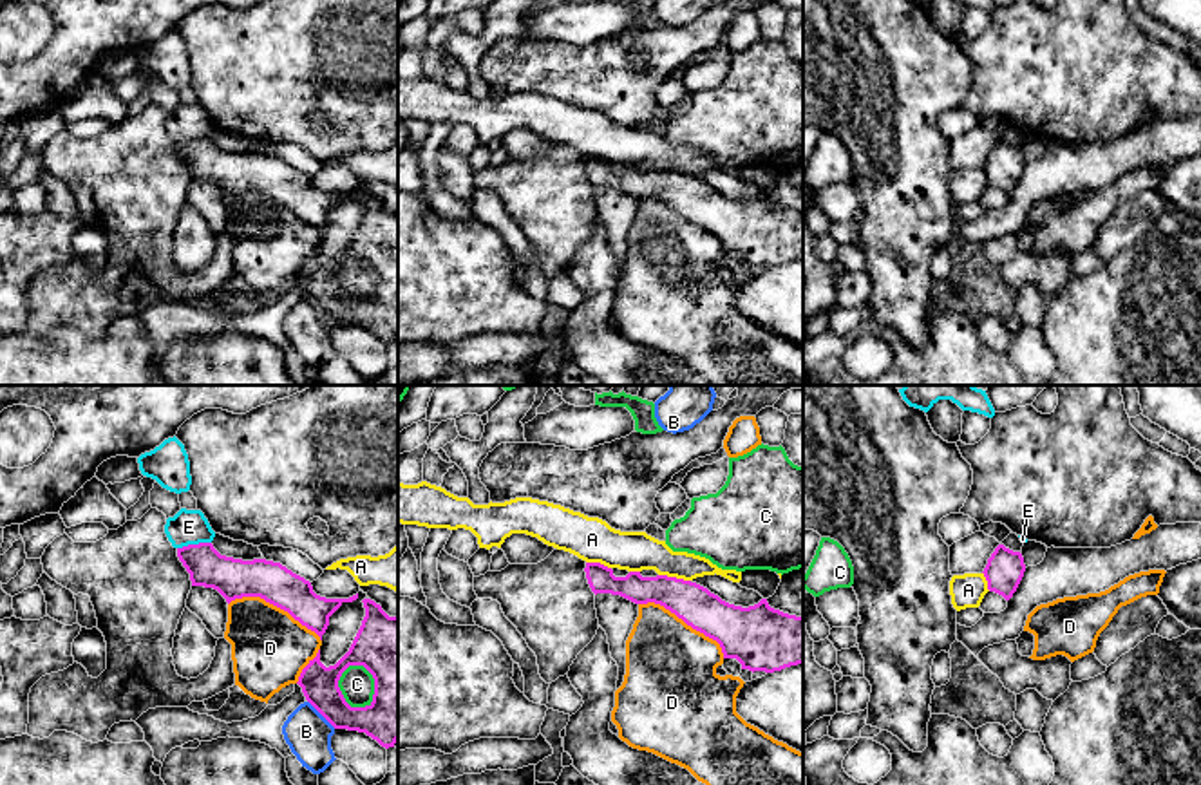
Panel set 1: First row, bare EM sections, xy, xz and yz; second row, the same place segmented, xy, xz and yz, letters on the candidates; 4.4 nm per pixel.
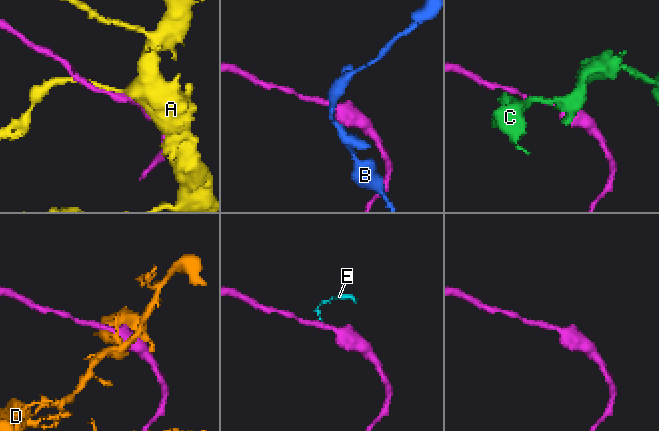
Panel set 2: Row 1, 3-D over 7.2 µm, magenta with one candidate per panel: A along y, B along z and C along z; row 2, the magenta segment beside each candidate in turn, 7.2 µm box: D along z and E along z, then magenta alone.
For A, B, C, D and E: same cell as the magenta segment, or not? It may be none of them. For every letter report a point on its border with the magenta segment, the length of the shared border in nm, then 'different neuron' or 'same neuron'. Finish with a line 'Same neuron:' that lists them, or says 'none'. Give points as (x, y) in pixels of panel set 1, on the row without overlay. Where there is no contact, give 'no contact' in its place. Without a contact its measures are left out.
A: meets magenta in xz at (675, 172); contact 150 nm long; different neuron
B: meets magenta in xy at (322, 310); contact 180 nm long; different neuron
C: meets magenta in xy at (375, 275); contact 220 nm long; different neuron
D: meets magenta in xy at (275, 199); contact 440 nm long; different neuron
E: meets magenta in xy at (194, 140); contact 160 nm long; different neuron
Same neuron: none

